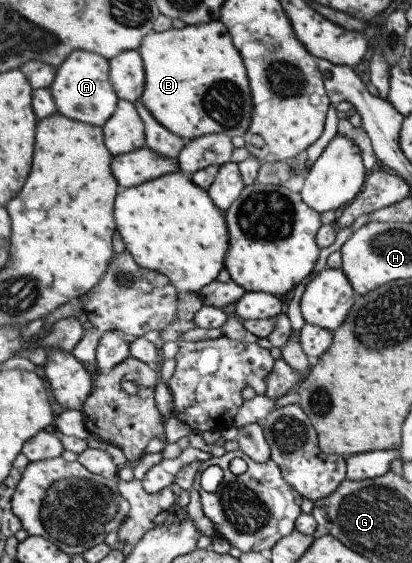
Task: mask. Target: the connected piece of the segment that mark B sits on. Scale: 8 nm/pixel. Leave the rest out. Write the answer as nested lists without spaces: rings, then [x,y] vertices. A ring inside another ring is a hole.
[[[219,20],[209,23],[199,23],[197,25],[186,25],[182,29],[169,29],[165,32],[153,32],[145,37],[144,41],[139,46],[140,54],[144,59],[146,69],[146,90],[141,97],[145,105],[151,110],[152,115],[163,125],[166,129],[169,129],[172,133],[175,133],[178,137],[185,138],[187,141],[205,135],[227,135],[227,137],[242,137],[249,127],[251,121],[252,100],[249,90],[247,79],[245,79],[245,69],[243,69],[243,63],[237,49],[233,47],[231,39],[225,29],[224,25]]]

